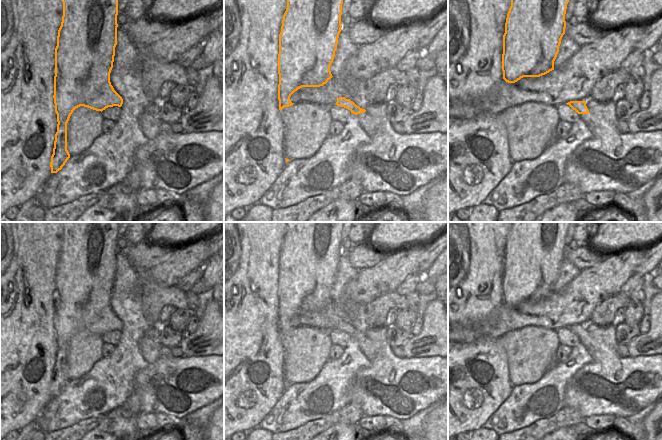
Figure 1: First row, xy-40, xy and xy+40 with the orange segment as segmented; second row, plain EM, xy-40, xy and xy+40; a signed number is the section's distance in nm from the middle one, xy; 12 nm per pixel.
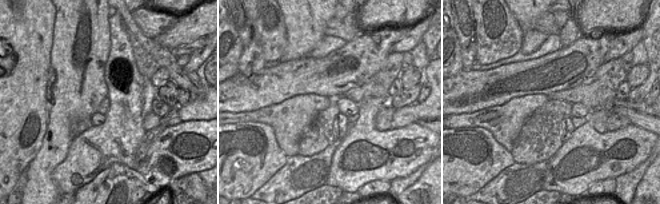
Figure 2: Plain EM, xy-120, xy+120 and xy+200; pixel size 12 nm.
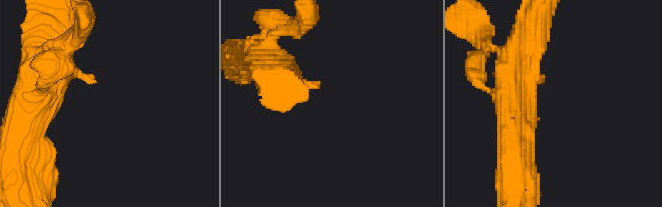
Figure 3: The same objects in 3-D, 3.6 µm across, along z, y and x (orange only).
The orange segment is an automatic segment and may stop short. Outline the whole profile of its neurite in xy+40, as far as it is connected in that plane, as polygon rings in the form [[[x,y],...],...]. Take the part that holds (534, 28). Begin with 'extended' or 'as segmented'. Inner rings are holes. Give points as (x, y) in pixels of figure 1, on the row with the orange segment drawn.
as segmented | [[[511,0],[503,35],[503,79],[515,83],[523,77],[540,77],[554,70],[554,61],[565,34],[569,0]]]

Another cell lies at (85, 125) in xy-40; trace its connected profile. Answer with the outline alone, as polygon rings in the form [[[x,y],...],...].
[[[80,106],[71,114],[67,123],[67,150],[77,155],[87,150],[102,132],[101,111]]]

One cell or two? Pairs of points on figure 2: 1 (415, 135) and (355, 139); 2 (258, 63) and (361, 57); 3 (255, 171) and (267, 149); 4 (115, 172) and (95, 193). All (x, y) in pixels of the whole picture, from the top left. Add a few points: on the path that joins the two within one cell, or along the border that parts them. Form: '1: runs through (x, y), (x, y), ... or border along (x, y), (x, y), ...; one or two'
1: runs through (400, 138), (370, 138); one
2: border along (265, 66), (250, 75), (243, 75); two
3: runs through (255, 166), (255, 161), (262, 154); one
4: runs through (114, 178), (101, 191); one

